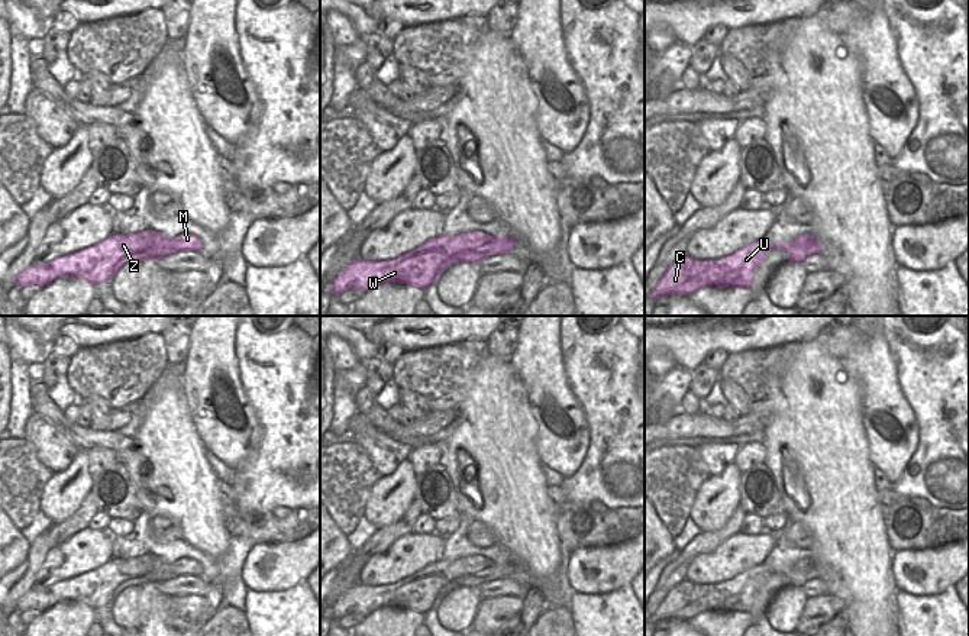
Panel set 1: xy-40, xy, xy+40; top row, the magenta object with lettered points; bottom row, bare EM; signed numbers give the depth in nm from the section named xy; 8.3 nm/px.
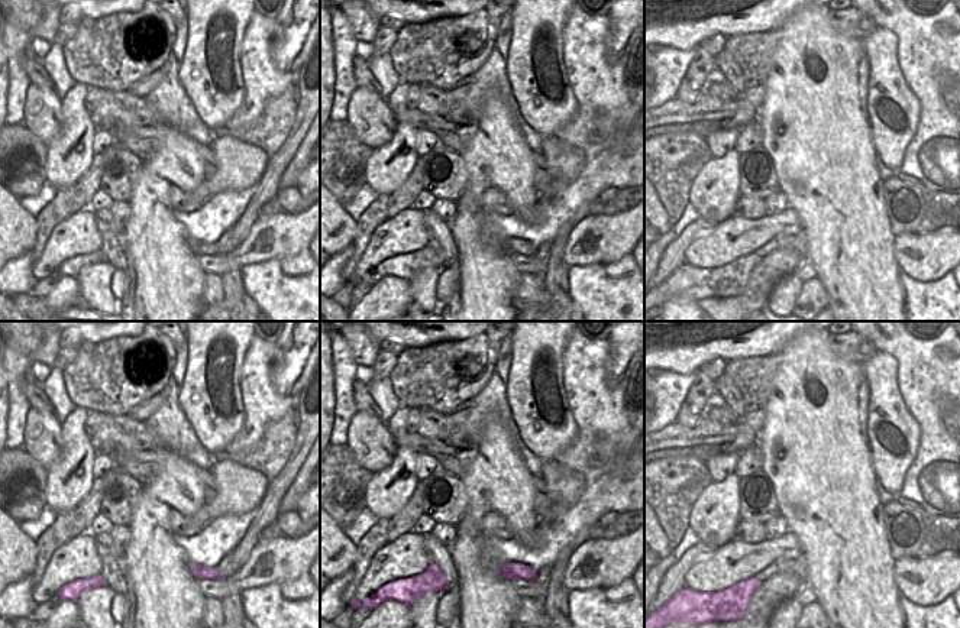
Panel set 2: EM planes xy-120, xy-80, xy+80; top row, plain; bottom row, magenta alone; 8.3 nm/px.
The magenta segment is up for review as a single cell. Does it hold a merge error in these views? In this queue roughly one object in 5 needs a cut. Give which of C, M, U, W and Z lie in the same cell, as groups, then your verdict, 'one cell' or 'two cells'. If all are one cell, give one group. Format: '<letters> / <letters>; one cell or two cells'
C M U W Z; one cell

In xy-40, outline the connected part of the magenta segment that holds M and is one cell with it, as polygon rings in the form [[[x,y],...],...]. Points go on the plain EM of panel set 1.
[[[155,555],[129,559],[113,558],[91,572],[41,590],[32,588],[17,598],[14,610],[43,613],[61,601],[77,601],[97,610],[112,604],[129,587],[158,585],[181,575],[201,575],[201,572],[201,565],[191,558],[183,558],[177,562],[167,562]]]

